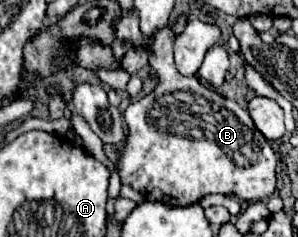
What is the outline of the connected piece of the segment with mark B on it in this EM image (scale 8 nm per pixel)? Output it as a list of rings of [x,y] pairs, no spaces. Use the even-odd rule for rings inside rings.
[[[164,28],[148,46],[150,66],[160,74],[158,86],[138,102],[132,102],[124,120],[128,126],[128,142],[120,152],[120,178],[122,184],[130,184],[146,200],[162,202],[166,206],[182,208],[200,202],[210,194],[238,196],[246,202],[260,202],[270,198],[276,192],[276,164],[278,156],[274,154],[268,140],[258,132],[250,114],[234,100],[228,100],[216,94],[212,88],[206,88],[196,76],[182,76],[172,58],[174,32]]]

